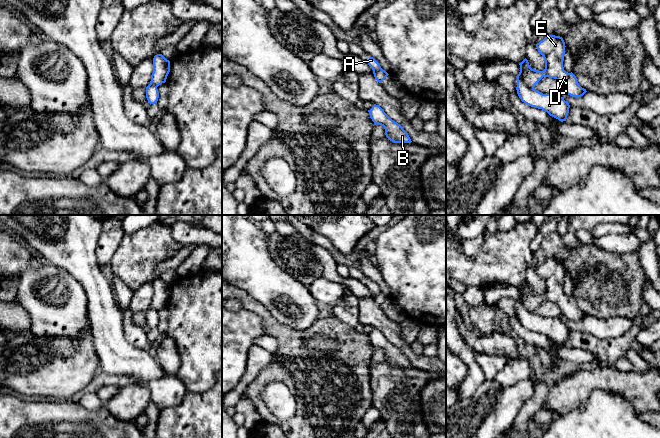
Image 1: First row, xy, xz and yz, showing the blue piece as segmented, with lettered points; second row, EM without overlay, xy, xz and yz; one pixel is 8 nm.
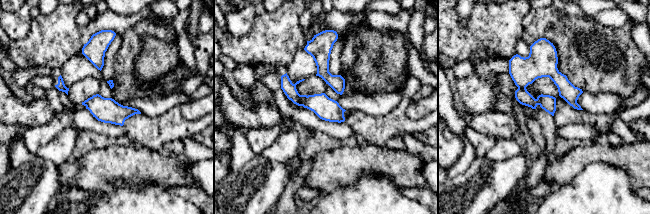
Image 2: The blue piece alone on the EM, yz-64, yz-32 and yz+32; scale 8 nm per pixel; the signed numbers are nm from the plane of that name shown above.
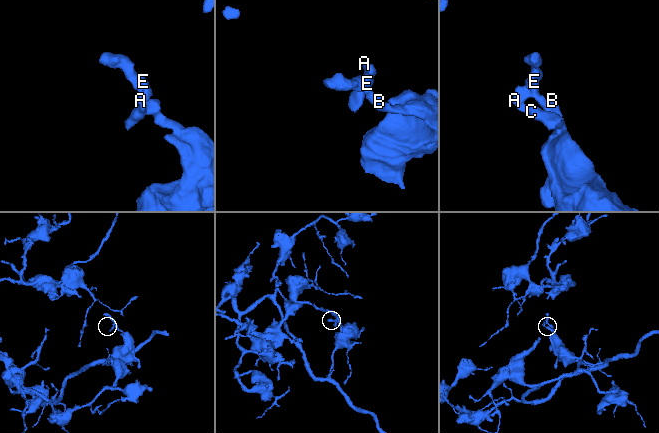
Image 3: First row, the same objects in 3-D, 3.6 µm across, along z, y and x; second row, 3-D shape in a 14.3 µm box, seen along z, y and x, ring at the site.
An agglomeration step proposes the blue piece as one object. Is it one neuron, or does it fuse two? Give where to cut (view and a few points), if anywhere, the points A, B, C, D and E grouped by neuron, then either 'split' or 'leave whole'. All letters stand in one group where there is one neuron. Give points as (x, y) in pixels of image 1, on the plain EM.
yz (518, 298), (525, 308), (533, 312) | A C / B D E | split

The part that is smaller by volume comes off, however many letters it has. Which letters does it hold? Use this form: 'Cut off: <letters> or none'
Cut off: A, C

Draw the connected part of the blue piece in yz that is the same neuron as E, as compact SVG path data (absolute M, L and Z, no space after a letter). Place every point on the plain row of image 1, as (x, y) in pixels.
M548 259L537 267L536 271L544 282L545 293L543 295L532 293L525 282L519 287L519 300L525 309L534 312L543 301L549 301L556 303L563 315L572 321L581 321L587 316L579 309L572 296L568 297L564 294L563 285L566 270L562 261Z

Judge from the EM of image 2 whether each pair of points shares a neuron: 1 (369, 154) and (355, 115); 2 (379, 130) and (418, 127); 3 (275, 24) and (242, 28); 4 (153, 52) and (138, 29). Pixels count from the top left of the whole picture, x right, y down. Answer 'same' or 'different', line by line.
1: different
2: same
3: different
4: different

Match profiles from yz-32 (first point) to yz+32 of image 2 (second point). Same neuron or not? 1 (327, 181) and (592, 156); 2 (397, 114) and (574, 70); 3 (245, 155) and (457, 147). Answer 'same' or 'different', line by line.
1: same
2: different
3: different

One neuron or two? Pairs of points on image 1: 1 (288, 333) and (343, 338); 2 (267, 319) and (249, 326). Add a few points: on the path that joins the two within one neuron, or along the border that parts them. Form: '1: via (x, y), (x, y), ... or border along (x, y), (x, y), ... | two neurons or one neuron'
1: via (302, 334), (307, 334), (313, 330), (329, 330) | one neuron
2: border along (243, 308), (254, 312), (261, 319), (267, 334) | two neurons

